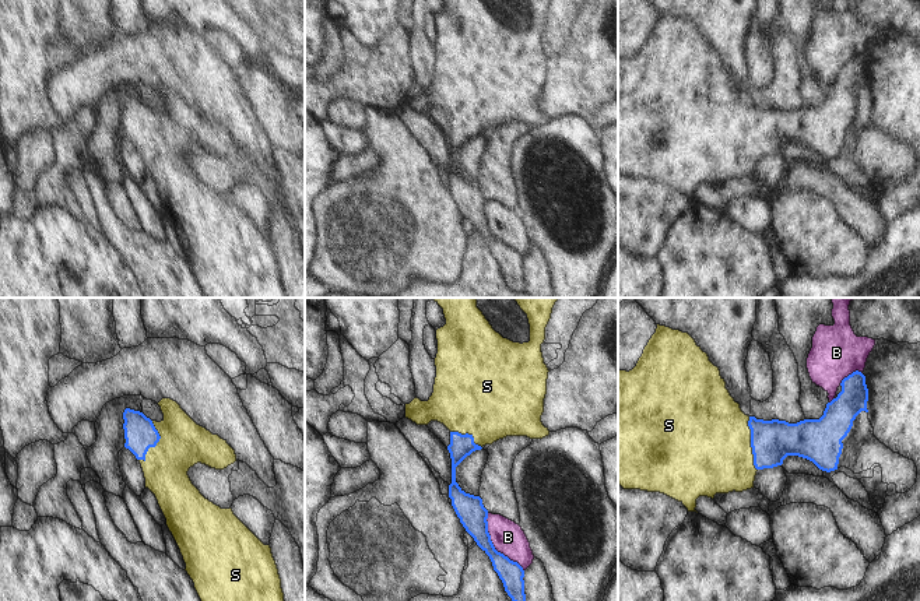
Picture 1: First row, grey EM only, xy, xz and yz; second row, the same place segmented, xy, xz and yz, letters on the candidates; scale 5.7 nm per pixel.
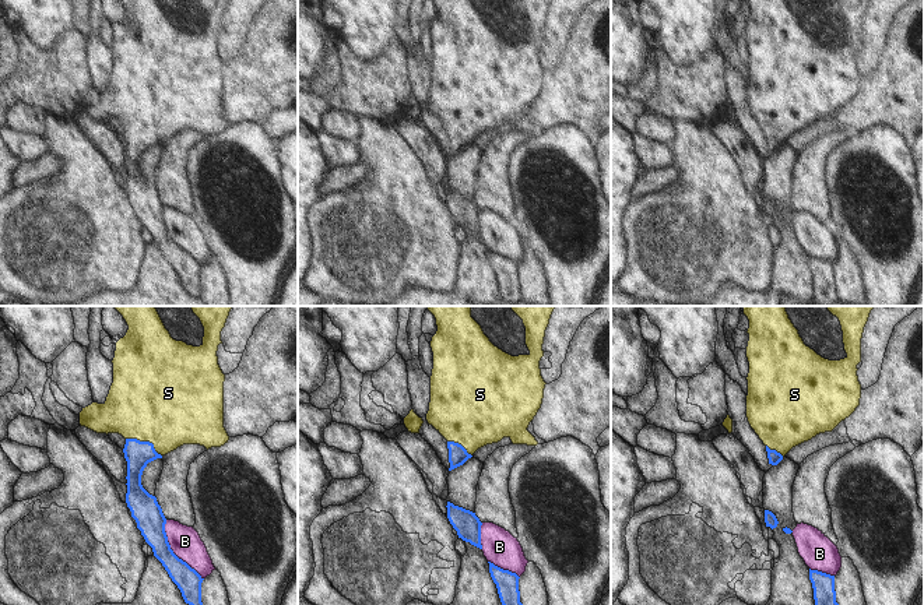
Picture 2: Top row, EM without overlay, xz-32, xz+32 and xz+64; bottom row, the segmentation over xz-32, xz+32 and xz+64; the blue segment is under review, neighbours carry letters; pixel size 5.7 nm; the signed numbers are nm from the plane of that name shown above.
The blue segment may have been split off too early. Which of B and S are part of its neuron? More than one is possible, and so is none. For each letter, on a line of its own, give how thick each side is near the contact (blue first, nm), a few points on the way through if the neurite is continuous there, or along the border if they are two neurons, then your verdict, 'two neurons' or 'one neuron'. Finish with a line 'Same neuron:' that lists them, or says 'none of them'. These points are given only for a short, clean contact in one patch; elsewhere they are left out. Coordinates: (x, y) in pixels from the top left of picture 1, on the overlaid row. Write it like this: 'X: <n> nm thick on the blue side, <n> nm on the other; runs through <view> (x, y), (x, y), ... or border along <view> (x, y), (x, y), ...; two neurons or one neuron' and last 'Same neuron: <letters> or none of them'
B: 160 nm thick on the blue side, 190 nm on the other; two neurons
S: 240 nm thick on the blue side, 500 nm on the other; runs through yz (772, 440), (768, 443), (751, 443), (730, 447), (708, 447); one neuron
Same neuron: S

